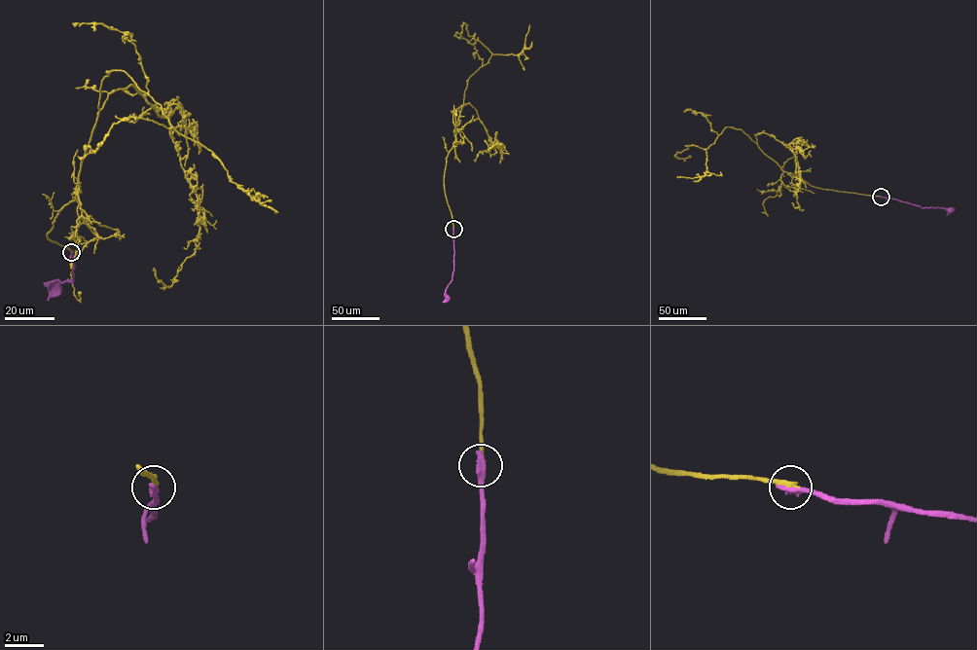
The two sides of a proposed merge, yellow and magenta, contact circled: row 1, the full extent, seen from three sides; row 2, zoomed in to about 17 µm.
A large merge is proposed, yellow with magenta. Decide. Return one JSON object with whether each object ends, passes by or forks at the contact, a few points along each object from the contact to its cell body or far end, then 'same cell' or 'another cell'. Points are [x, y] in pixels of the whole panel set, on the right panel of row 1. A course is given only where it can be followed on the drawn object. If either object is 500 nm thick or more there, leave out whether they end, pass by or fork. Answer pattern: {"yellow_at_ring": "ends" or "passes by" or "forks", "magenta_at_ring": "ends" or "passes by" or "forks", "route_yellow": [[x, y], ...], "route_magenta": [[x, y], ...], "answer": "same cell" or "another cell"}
{"yellow_at_ring": "ends", "magenta_at_ring": "ends", "route_yellow": [[881, 197], [792, 177], [759, 147], [756, 134], [791, 148], [800, 209], [792, 202]], "route_magenta": [[881, 197], [922, 208], [950, 210]], "answer": "another cell"}

